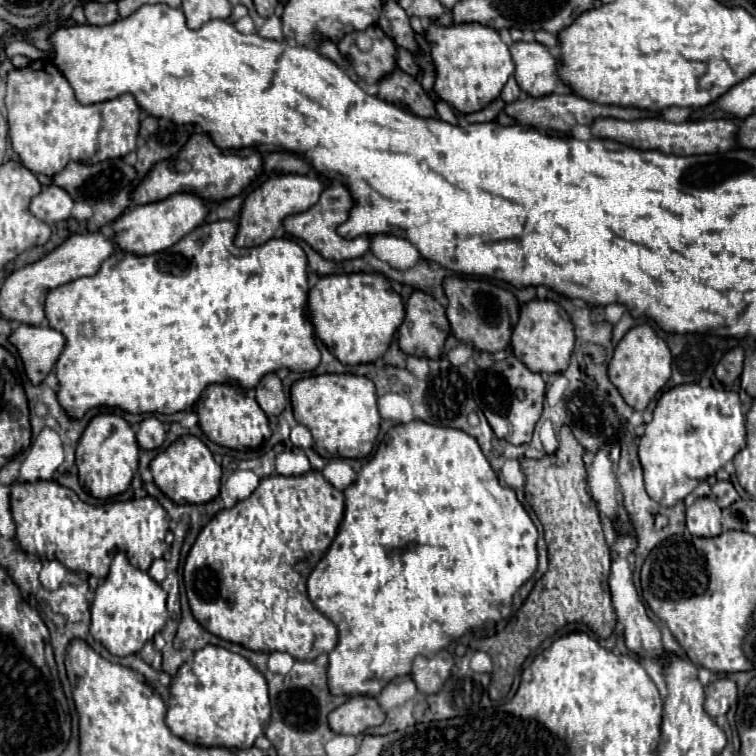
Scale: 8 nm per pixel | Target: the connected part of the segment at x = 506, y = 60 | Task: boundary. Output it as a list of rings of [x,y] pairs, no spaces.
[[[477,22],[435,26],[429,24],[425,40],[431,48],[431,62],[435,68],[433,90],[437,96],[459,112],[475,112],[495,100],[507,78],[513,74],[513,58],[509,46],[501,42],[497,30]]]

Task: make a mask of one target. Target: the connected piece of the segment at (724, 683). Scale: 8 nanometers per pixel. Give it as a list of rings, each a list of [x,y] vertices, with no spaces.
[[[717,678],[709,686],[705,686],[705,712],[711,718],[725,714],[735,700],[737,700],[737,684],[729,678]]]

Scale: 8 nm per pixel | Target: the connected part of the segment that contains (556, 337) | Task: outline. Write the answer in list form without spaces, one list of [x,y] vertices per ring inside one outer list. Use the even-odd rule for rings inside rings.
[[[533,300],[521,308],[519,322],[515,326],[513,338],[511,338],[511,348],[513,354],[531,370],[539,374],[557,374],[563,372],[569,366],[569,358],[573,352],[575,344],[575,334],[573,334],[573,324],[567,316],[567,312],[551,302],[551,300]]]

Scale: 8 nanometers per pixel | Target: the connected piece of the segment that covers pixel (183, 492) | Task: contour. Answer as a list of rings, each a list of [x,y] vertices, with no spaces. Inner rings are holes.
[[[185,436],[159,452],[151,462],[151,472],[159,490],[175,504],[207,504],[221,488],[221,466],[213,460],[211,450],[195,436]]]

